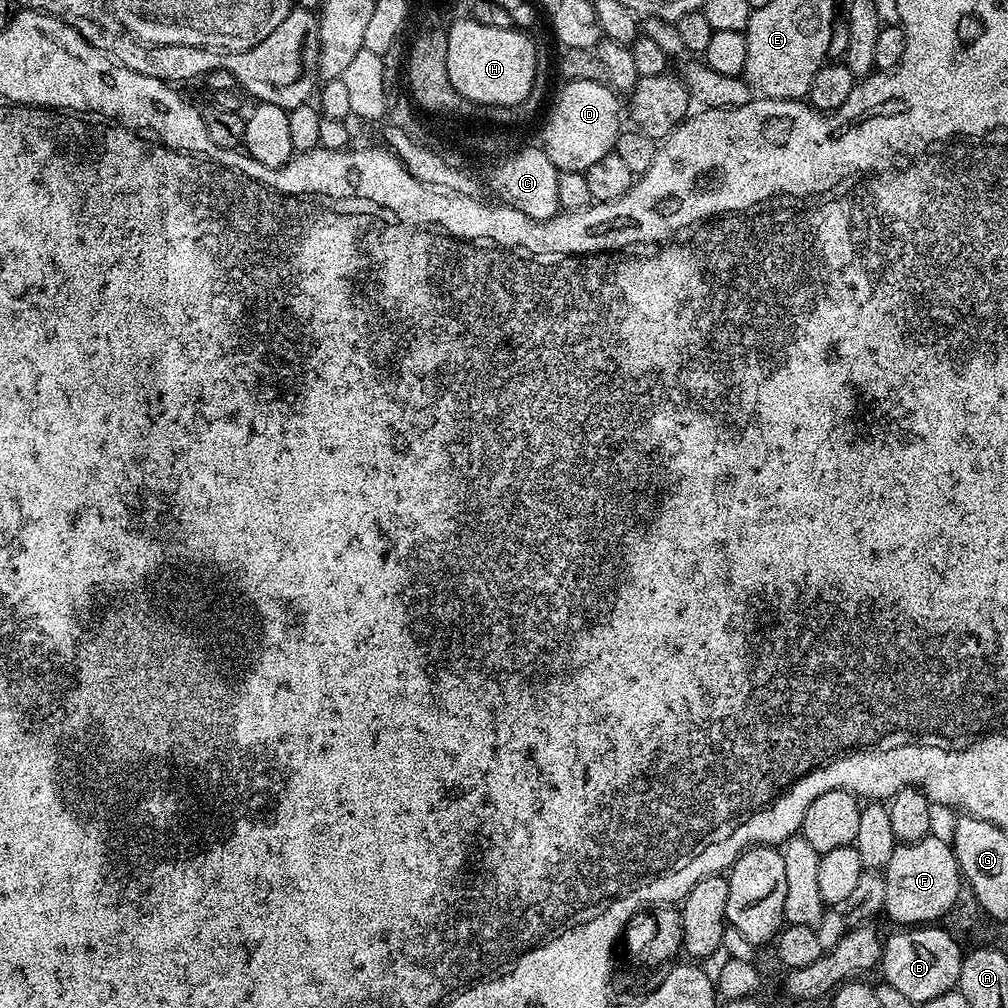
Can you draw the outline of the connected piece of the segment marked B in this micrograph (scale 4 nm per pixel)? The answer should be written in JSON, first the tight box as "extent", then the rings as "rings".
{"extent":[882,926,962,1006],"rings":[[[912,926],[907,930],[896,930],[892,937],[883,941],[882,969],[883,979],[894,990],[906,994],[917,1006],[922,1002],[930,1002],[930,998],[938,998],[938,994],[953,991],[960,983],[960,962],[962,959],[961,945],[957,944],[950,934],[940,926]]]}

